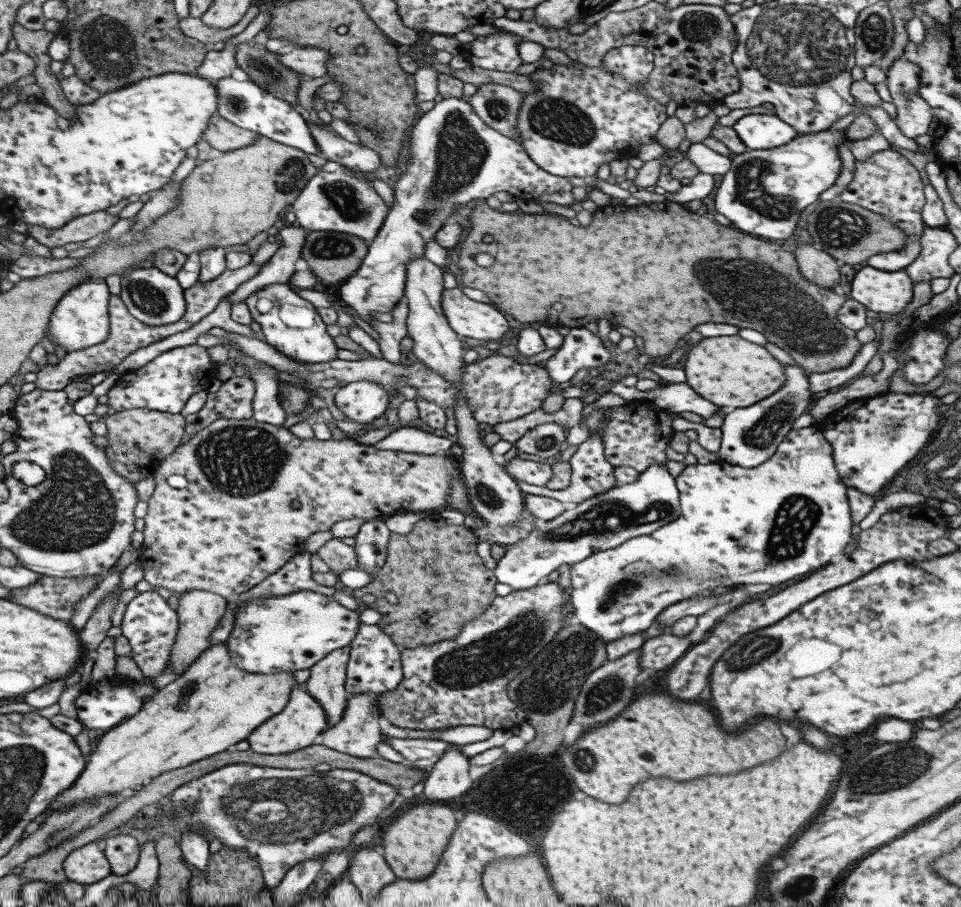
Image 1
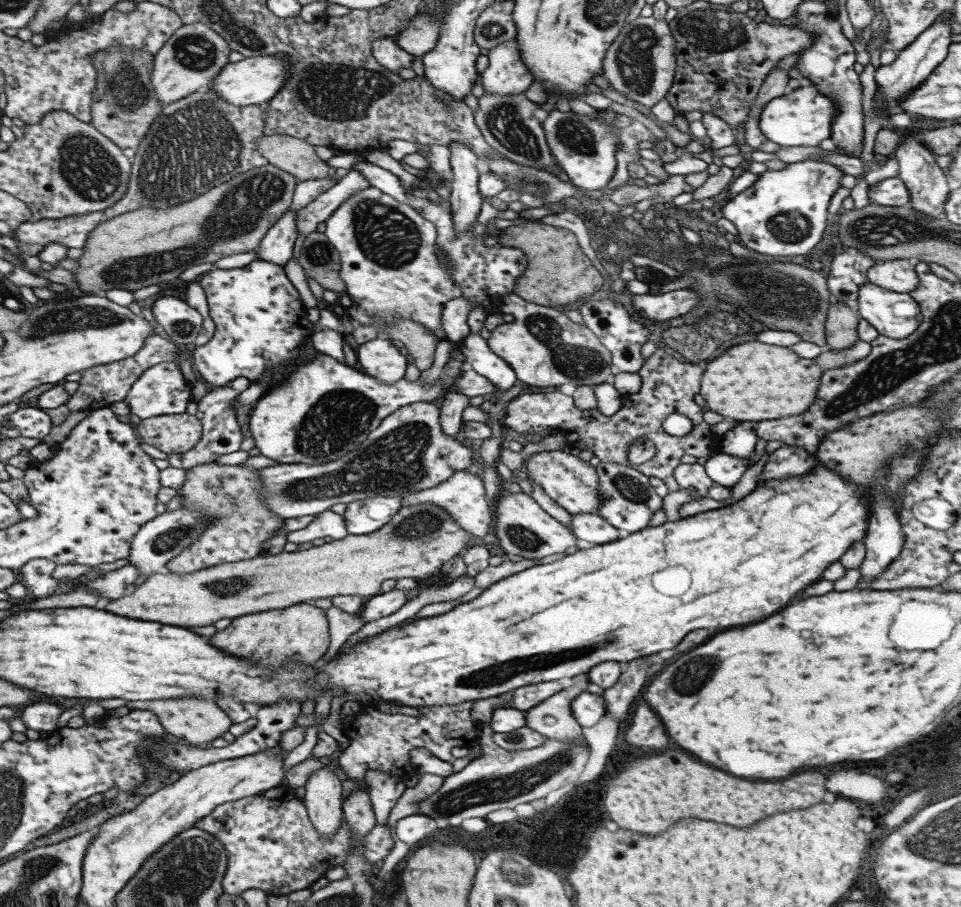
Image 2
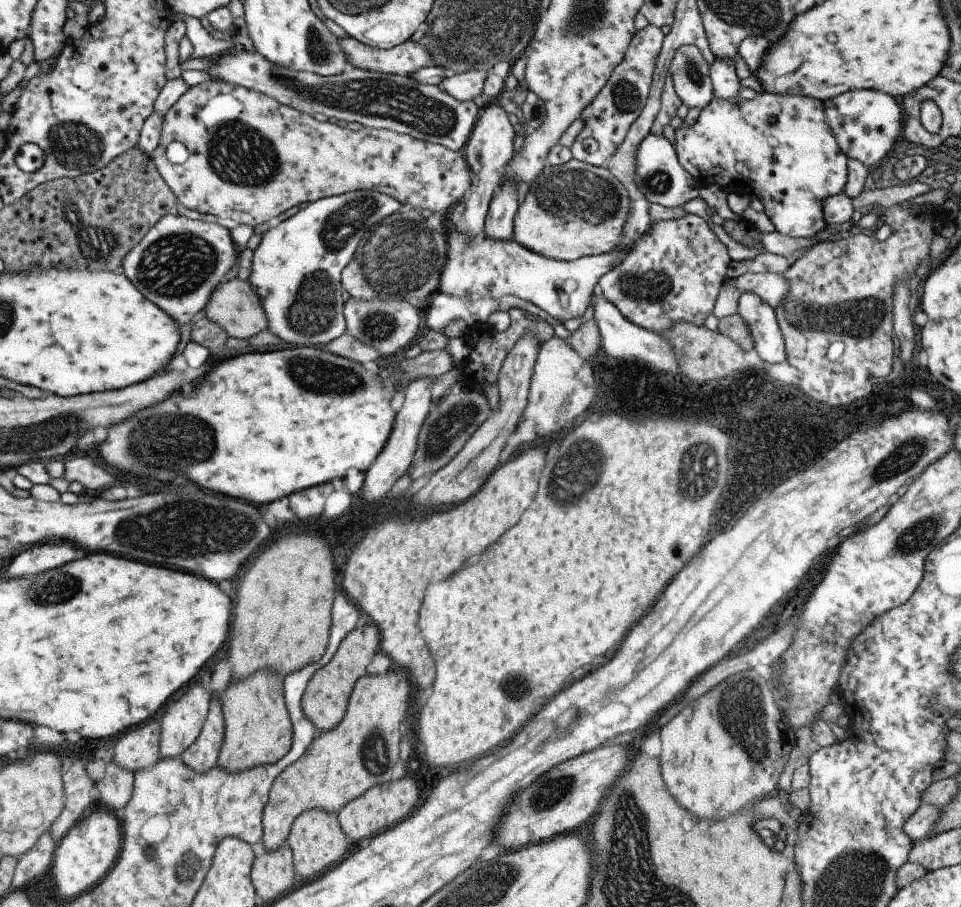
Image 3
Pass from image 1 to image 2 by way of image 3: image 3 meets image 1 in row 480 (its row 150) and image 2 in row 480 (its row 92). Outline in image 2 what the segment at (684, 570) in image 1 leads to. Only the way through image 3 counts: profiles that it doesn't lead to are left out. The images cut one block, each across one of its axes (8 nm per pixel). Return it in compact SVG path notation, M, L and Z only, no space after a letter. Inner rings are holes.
M782 446L773 451L761 472L762 480L757 485L775 478L801 477L814 469L816 458L799 446Z

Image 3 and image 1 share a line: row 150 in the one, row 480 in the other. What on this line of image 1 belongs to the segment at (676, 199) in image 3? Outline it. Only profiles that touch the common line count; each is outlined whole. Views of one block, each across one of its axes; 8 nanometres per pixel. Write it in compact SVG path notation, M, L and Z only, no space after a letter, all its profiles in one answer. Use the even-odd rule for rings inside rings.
M650 466L639 474L636 482L618 484L576 505L566 506L566 510L552 520L538 523L539 530L525 534L523 539L506 549L493 571L497 582L508 584L514 591L528 590L543 582L552 570L559 570L562 564L571 566L596 552L652 534L674 522L680 513L681 502L675 477L666 466Z

